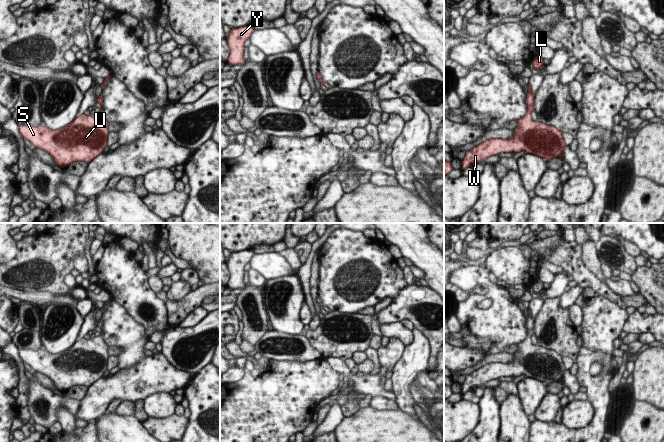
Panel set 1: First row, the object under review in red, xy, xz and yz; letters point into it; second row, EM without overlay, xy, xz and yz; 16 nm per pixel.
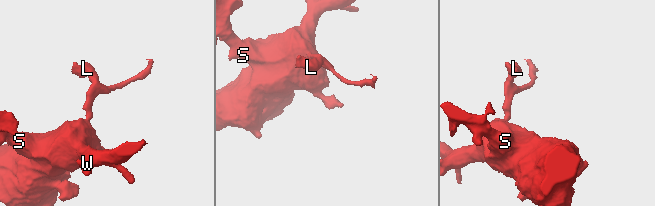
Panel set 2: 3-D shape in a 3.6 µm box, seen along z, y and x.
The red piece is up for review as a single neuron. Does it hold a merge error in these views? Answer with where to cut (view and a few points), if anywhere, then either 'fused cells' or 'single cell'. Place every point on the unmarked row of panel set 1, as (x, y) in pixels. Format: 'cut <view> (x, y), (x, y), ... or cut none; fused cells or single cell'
cut none; single cell

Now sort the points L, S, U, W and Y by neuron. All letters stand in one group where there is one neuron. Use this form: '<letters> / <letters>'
L S U W Y

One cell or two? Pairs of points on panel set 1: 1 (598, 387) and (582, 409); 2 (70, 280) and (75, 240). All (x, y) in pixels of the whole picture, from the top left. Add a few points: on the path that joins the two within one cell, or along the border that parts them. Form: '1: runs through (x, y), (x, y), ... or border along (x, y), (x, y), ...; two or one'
1: border along (586, 400), (594, 412), (587, 425); two
2: border along (64, 277), (64, 282), (70, 287), (78, 286); two

